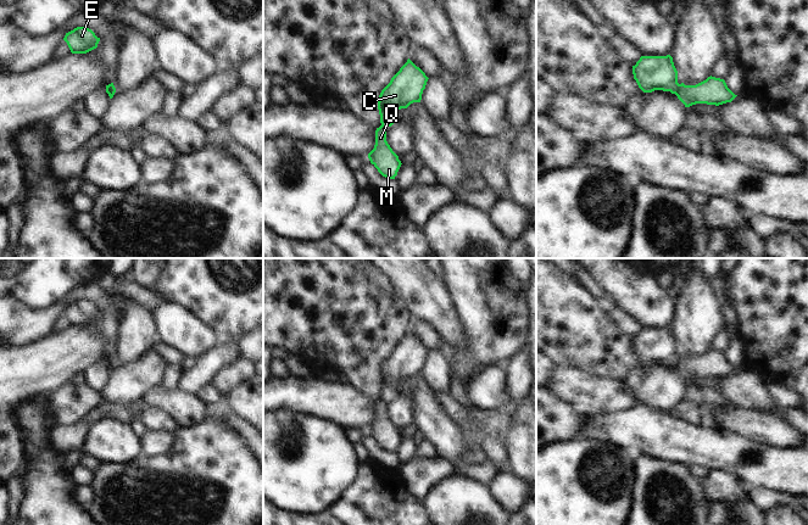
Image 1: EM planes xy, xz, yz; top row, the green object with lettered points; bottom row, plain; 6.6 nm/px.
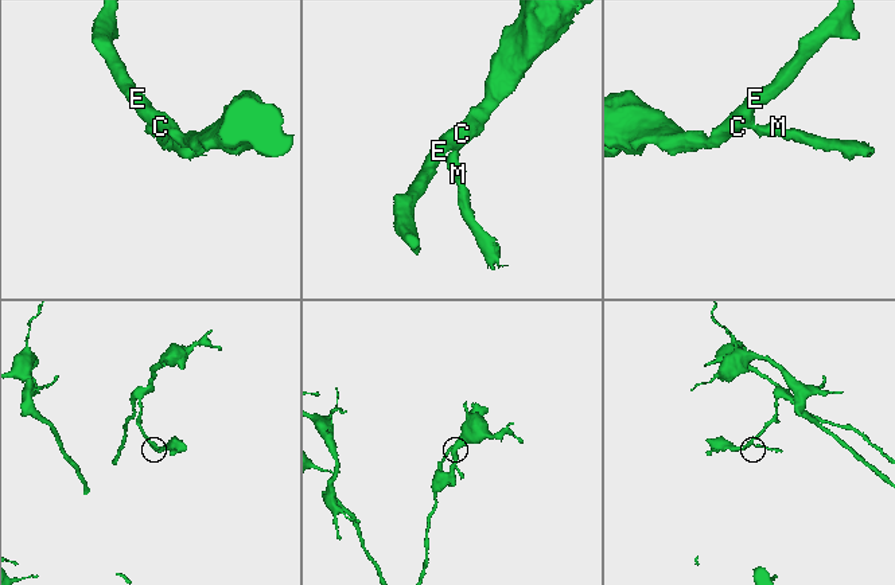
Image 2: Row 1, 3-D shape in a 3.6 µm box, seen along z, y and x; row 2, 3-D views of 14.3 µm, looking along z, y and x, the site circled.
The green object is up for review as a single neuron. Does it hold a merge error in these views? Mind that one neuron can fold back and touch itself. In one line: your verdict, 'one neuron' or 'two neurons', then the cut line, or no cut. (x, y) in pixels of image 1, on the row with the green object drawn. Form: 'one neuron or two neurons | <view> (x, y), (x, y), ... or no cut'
two neurons | yz (679, 84), (675, 94)

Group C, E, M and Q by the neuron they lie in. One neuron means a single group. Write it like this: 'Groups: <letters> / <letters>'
Groups: C E / M Q

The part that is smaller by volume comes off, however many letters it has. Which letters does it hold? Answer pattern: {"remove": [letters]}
{"remove": ["M", "Q"]}

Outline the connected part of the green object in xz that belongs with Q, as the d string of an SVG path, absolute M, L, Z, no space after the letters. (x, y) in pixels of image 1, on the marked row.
M383 125L375 130L375 145L368 158L383 177L395 179L402 163L388 144L386 128Z

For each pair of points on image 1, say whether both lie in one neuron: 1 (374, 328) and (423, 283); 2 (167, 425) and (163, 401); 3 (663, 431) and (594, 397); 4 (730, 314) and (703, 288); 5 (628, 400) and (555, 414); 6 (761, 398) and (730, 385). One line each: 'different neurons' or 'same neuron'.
1: different neurons
2: different neurons
3: different neurons
4: different neurons
5: different neurons
6: same neuron

